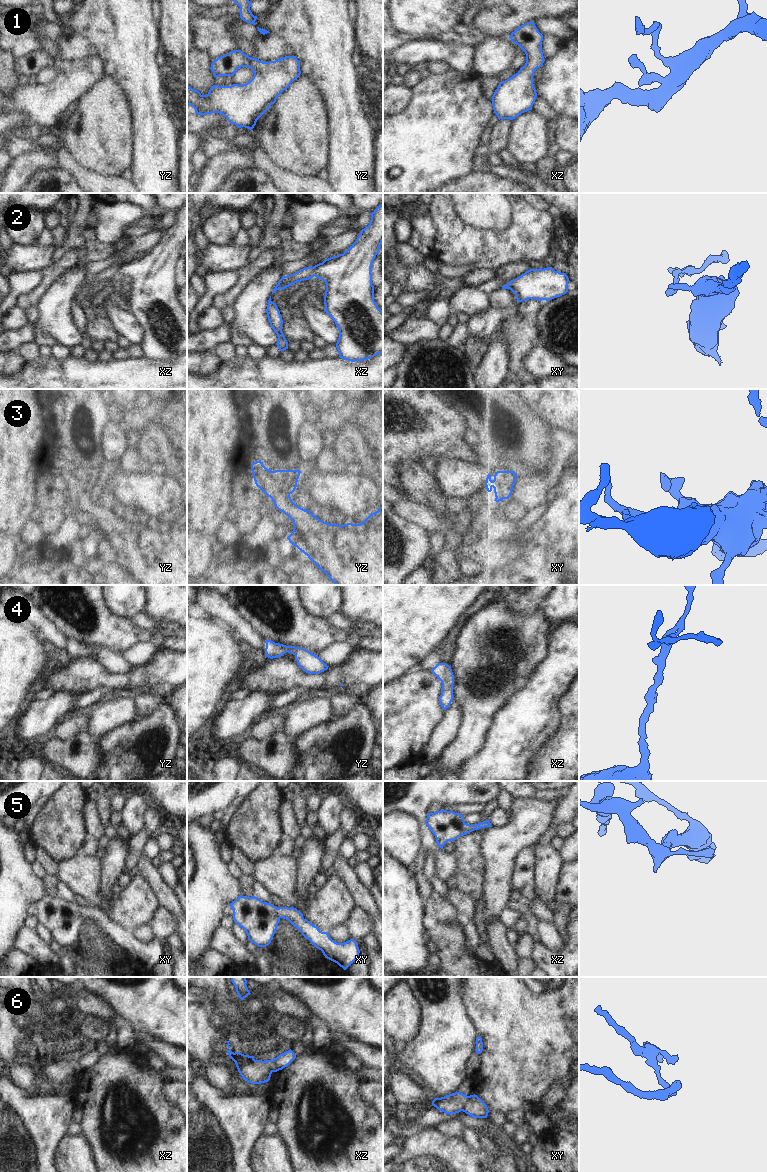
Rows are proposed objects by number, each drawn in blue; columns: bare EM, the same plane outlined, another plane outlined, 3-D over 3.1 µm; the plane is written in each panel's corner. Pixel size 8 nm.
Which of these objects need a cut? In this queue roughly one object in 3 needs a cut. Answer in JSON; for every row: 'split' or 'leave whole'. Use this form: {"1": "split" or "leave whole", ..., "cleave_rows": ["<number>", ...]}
{"1": "leave whole", "2": "leave whole", "3": "leave whole", "4": "leave whole", "5": "leave whole", "6": "split", "cleave_rows": ["6"]}

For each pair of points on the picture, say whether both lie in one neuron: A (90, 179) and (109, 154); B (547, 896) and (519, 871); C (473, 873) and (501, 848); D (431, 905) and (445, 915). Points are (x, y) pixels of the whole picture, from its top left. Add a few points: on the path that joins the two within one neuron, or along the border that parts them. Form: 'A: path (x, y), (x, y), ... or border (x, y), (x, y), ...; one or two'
A: border (75, 159), (81, 166), (103, 176), (118, 176); two
B: border (534, 860), (535, 888); two
C: border (480, 840), (479, 852), (484, 862), (482, 886); two
D: path (434, 906), (442, 912); one

